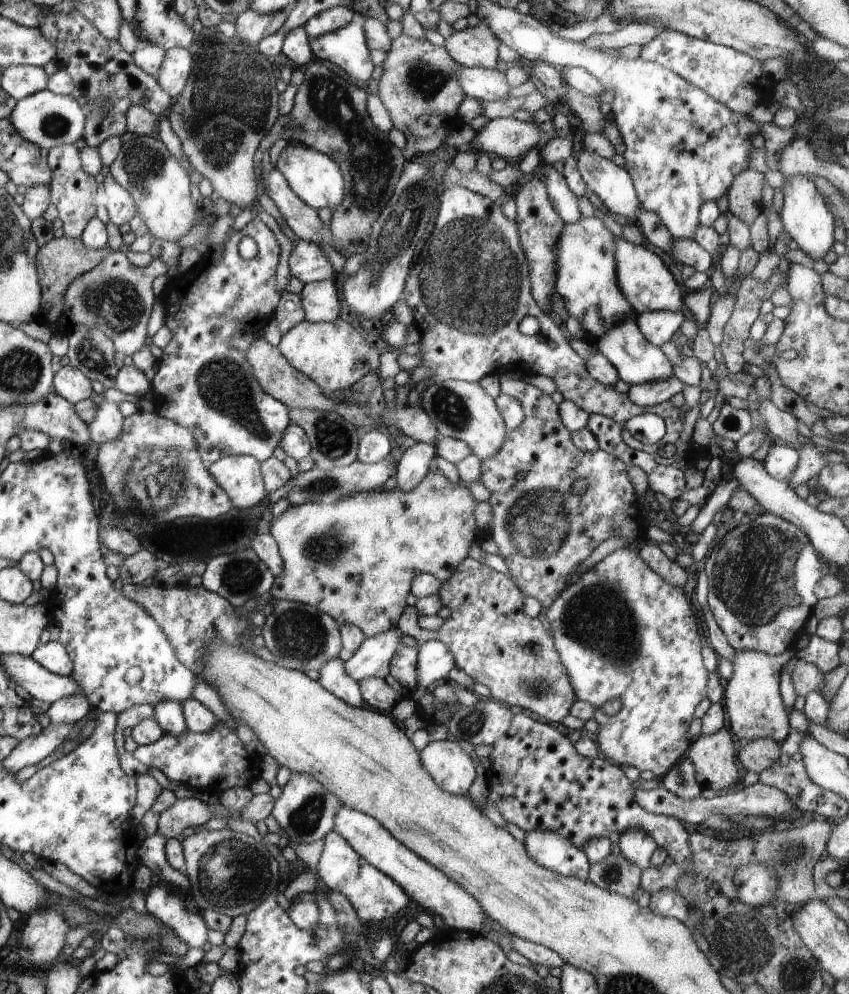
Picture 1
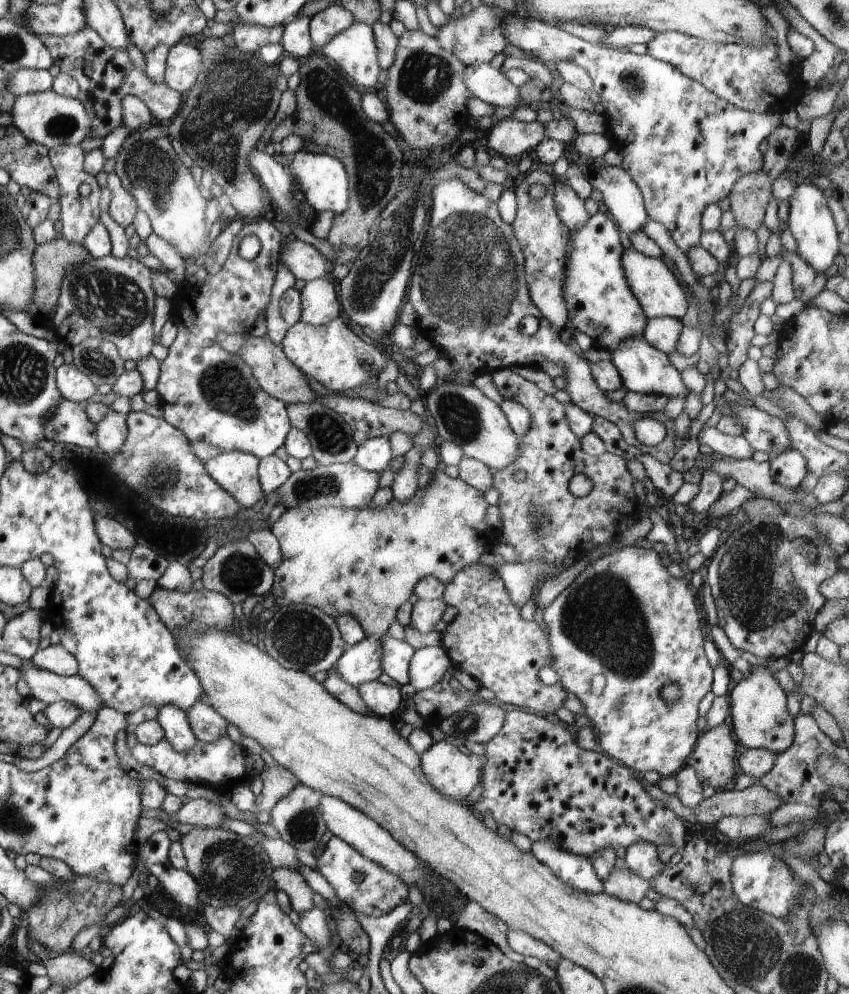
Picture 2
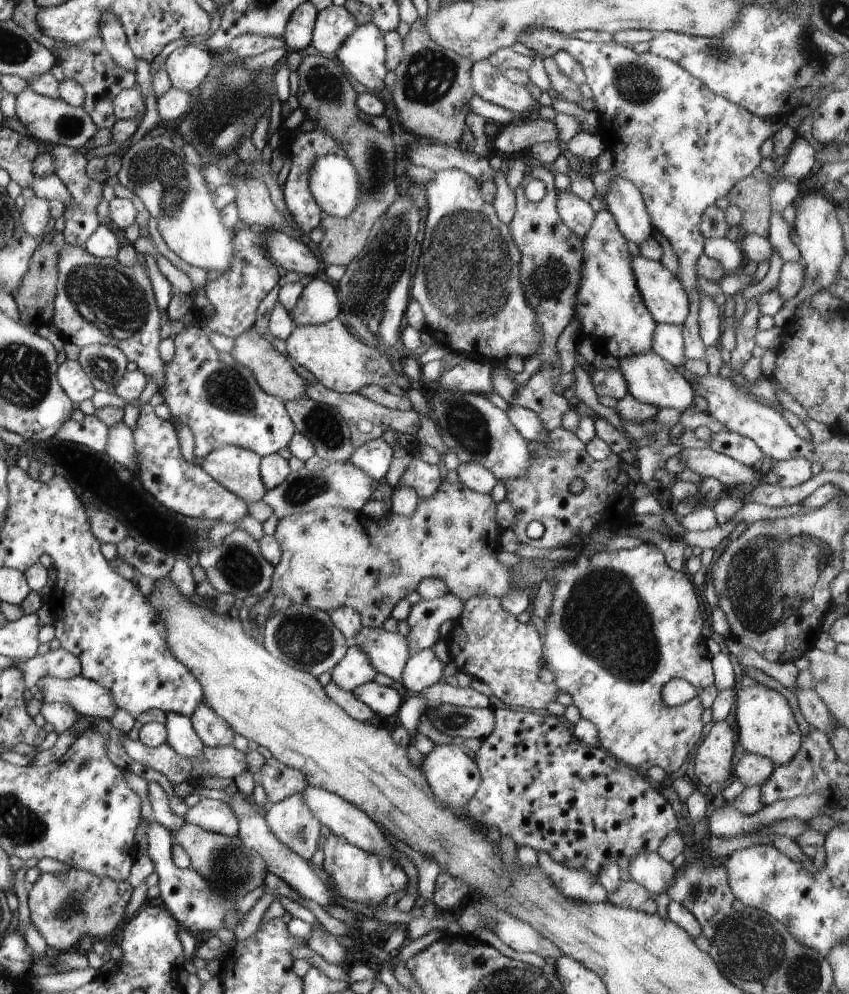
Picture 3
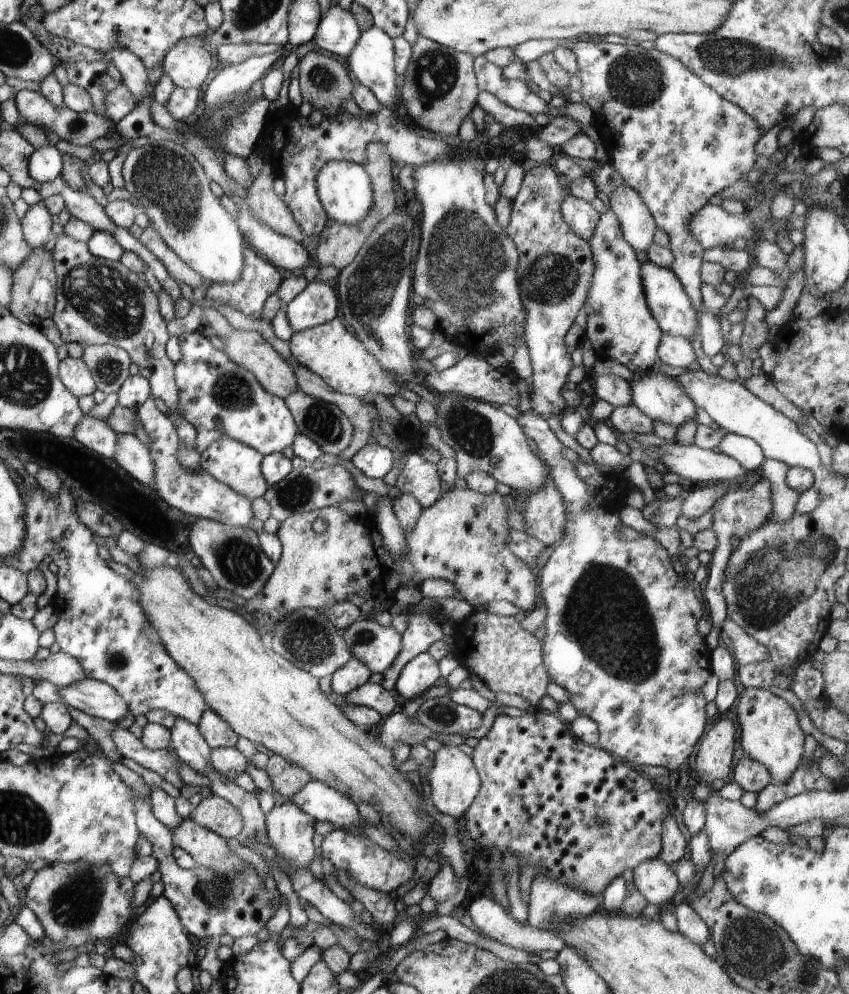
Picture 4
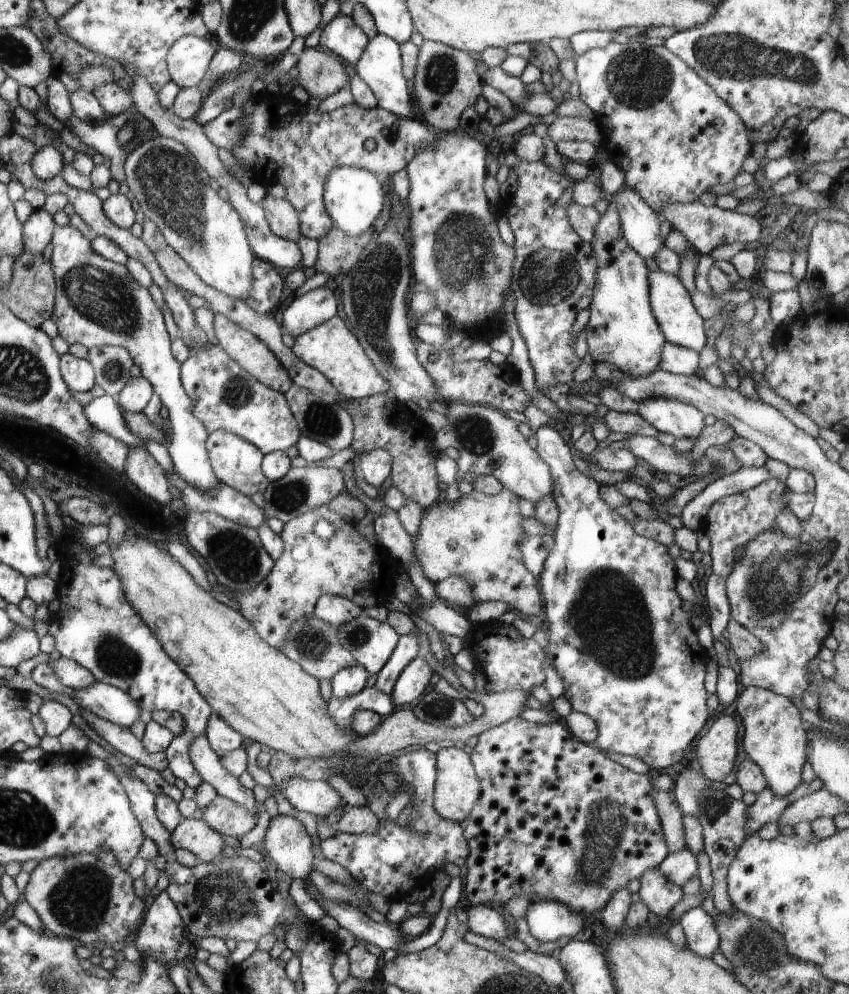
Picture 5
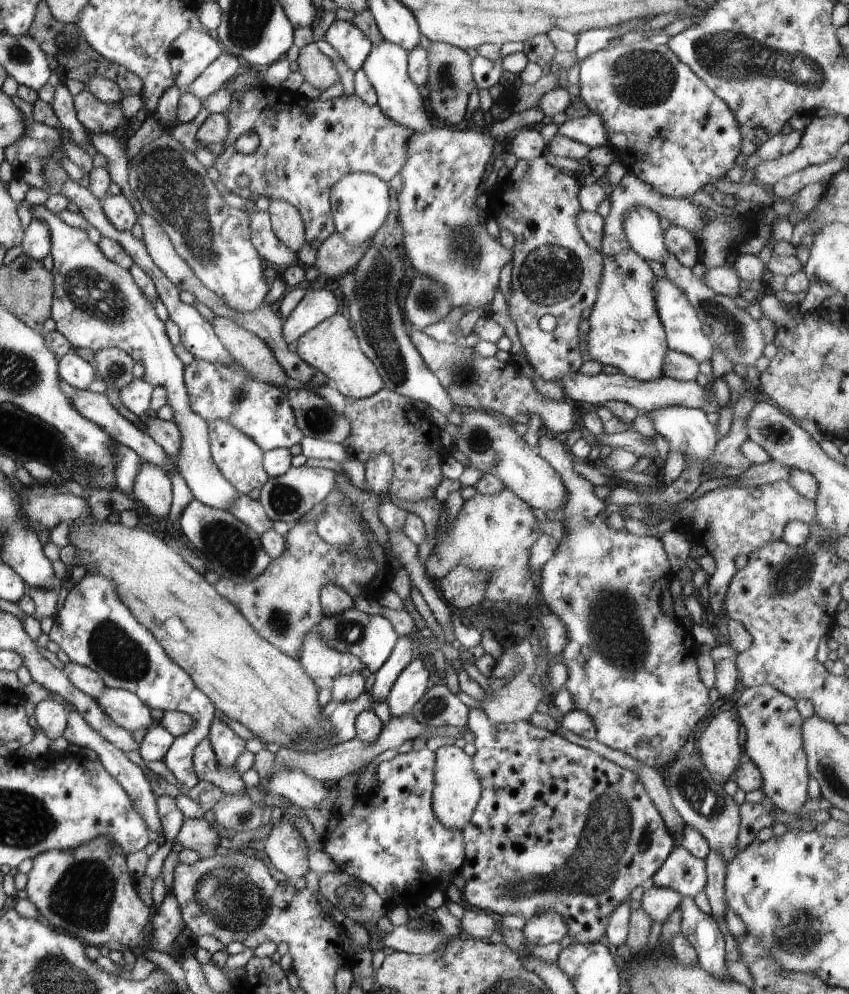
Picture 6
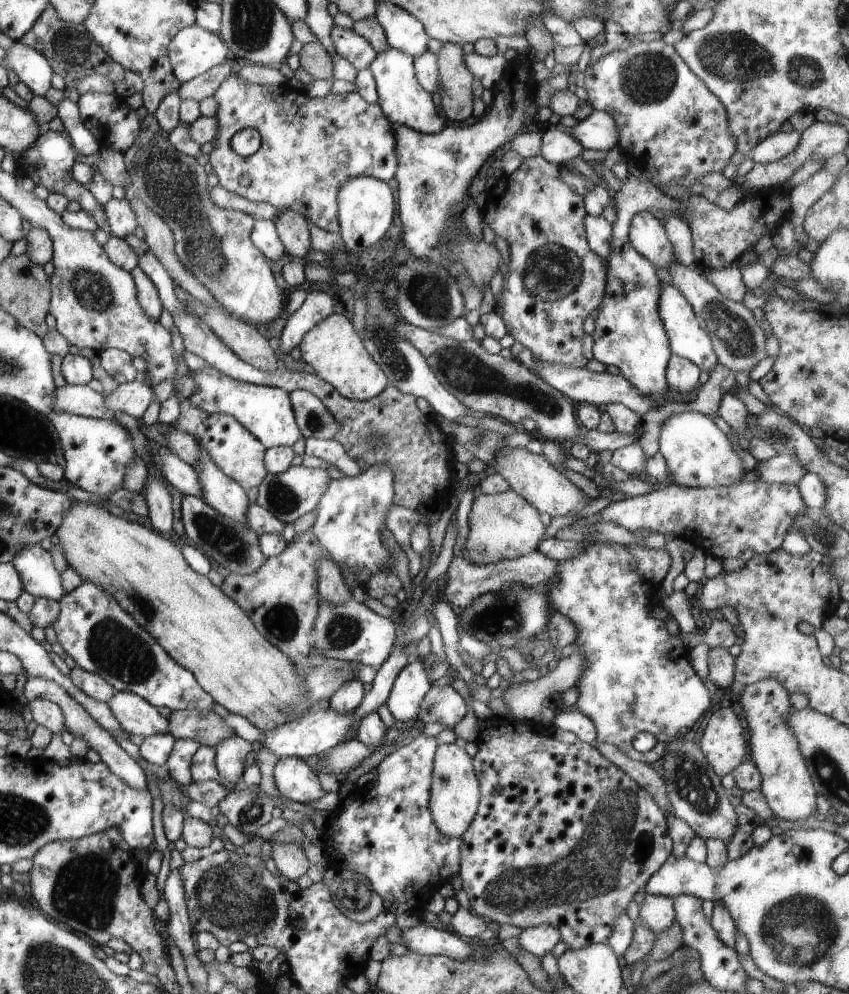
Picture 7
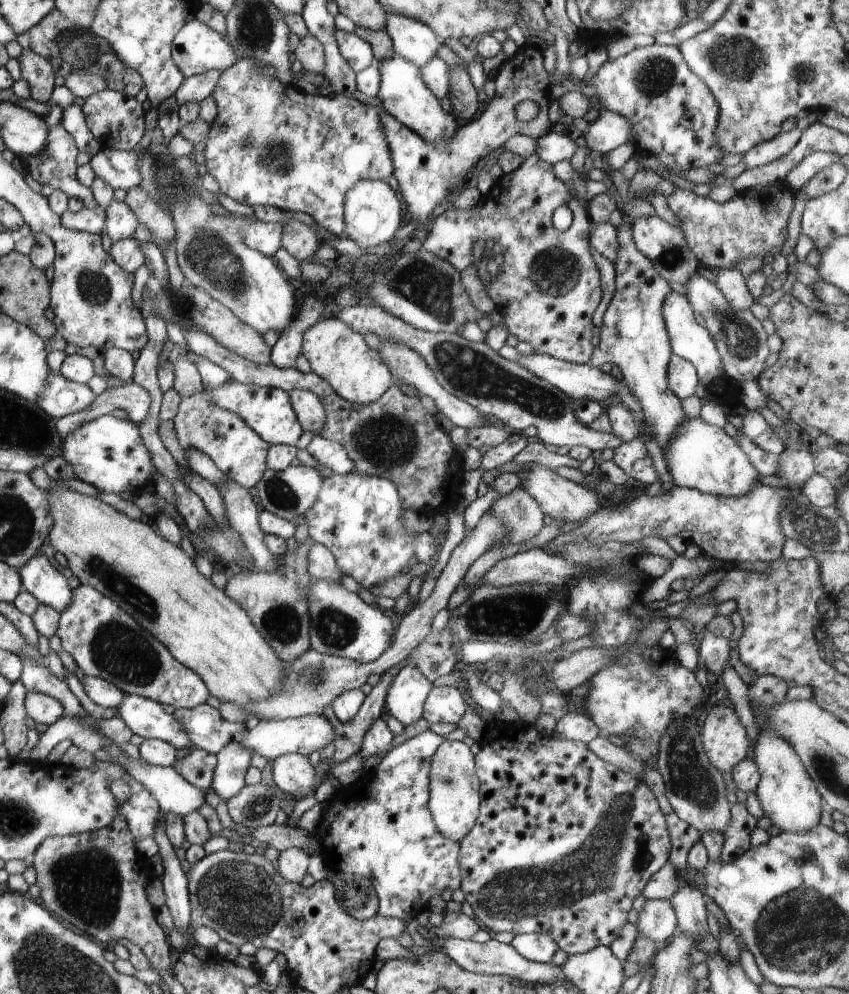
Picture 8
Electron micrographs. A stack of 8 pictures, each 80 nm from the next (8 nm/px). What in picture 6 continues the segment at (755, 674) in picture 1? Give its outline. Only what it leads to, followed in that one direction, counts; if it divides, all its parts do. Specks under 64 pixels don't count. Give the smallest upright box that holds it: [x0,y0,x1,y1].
[735,684,810,816]

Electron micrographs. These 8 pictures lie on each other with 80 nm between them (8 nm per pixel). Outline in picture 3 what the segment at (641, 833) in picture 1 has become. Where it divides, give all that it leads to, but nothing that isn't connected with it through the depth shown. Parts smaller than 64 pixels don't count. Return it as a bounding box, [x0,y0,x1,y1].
[627,851,675,894]

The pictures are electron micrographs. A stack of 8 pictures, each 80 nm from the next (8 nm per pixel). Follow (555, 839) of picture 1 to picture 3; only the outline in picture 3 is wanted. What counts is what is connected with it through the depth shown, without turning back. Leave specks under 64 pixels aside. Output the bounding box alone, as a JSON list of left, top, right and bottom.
[537,851,607,903]

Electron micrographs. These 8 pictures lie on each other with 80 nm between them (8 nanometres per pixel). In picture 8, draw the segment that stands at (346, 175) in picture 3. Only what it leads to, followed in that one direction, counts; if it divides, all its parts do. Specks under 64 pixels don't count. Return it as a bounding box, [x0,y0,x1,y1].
[344,180,402,248]

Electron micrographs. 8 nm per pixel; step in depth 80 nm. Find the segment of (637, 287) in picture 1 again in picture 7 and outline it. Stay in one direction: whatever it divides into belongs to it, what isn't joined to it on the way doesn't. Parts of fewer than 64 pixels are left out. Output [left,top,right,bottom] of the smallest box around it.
[658,283,719,374]

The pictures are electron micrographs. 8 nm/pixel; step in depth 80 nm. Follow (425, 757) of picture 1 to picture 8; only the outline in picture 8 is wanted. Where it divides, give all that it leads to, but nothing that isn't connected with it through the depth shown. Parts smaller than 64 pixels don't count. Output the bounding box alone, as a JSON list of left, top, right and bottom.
[428,741,482,843]

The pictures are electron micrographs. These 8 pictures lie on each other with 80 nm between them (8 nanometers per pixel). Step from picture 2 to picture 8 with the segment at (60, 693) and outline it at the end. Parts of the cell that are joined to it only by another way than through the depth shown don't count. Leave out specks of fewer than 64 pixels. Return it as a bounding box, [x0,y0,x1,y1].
[117,694,192,750]

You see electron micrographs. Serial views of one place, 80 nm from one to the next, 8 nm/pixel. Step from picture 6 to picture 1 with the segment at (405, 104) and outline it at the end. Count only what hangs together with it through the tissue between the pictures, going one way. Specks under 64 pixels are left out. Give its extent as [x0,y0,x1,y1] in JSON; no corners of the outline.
[309,20,375,86]

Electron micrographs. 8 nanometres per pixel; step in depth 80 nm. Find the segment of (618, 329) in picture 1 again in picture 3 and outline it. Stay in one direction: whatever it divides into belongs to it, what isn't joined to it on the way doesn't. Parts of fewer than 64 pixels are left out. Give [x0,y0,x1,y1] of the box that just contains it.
[618,351,694,414]

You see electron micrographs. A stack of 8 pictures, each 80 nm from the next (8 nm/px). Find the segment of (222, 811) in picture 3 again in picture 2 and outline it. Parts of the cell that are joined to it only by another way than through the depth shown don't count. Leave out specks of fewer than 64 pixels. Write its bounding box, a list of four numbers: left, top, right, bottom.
[167,799,226,829]

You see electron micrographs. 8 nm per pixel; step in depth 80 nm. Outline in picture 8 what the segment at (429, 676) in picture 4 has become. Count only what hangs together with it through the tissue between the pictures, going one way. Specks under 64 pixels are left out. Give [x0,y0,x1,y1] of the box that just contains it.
[385,664,433,728]

